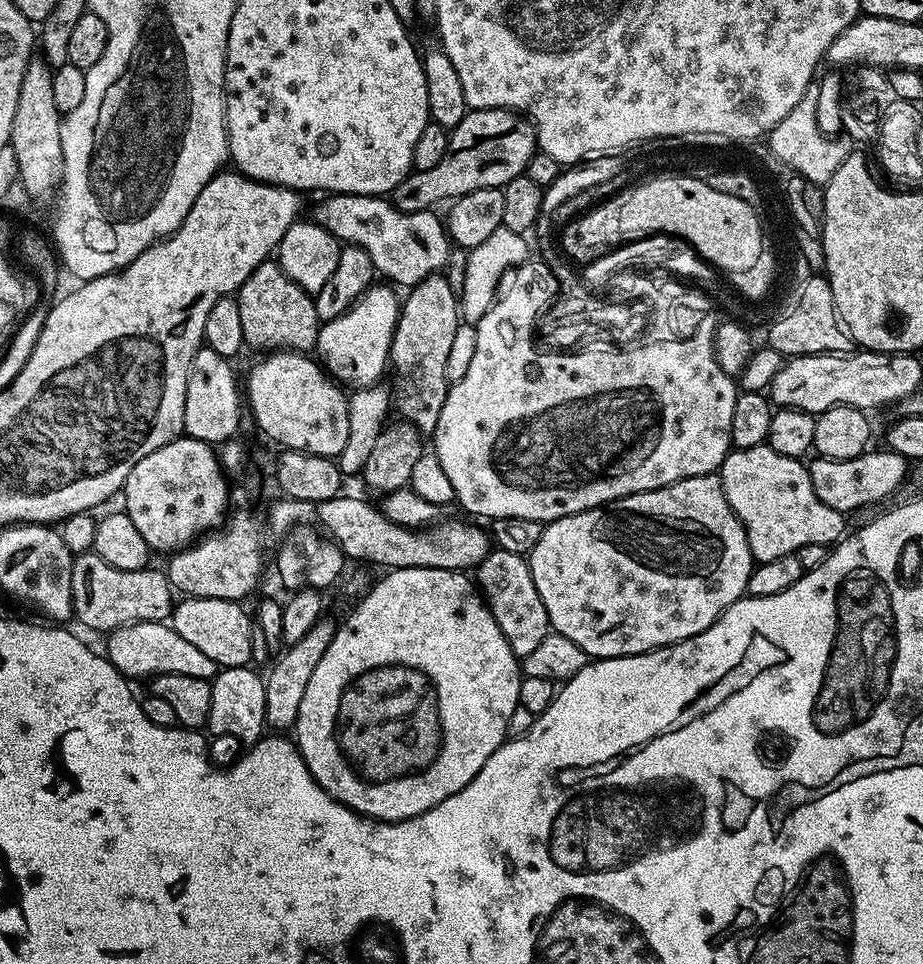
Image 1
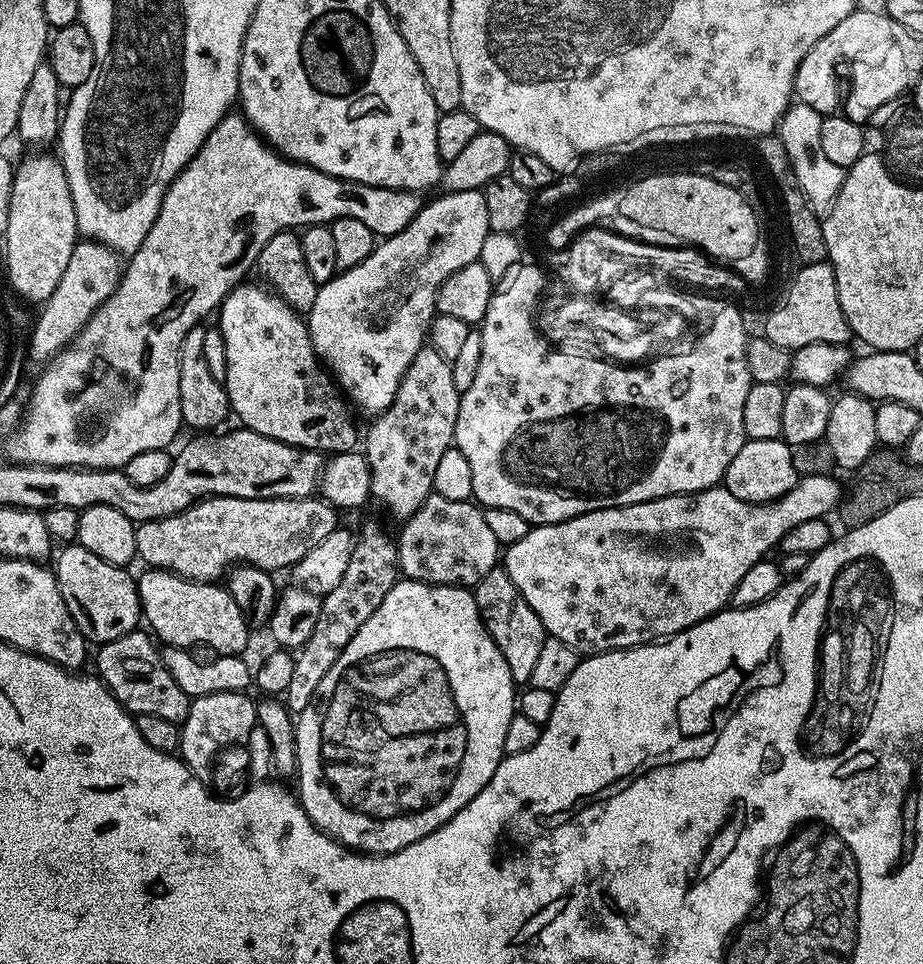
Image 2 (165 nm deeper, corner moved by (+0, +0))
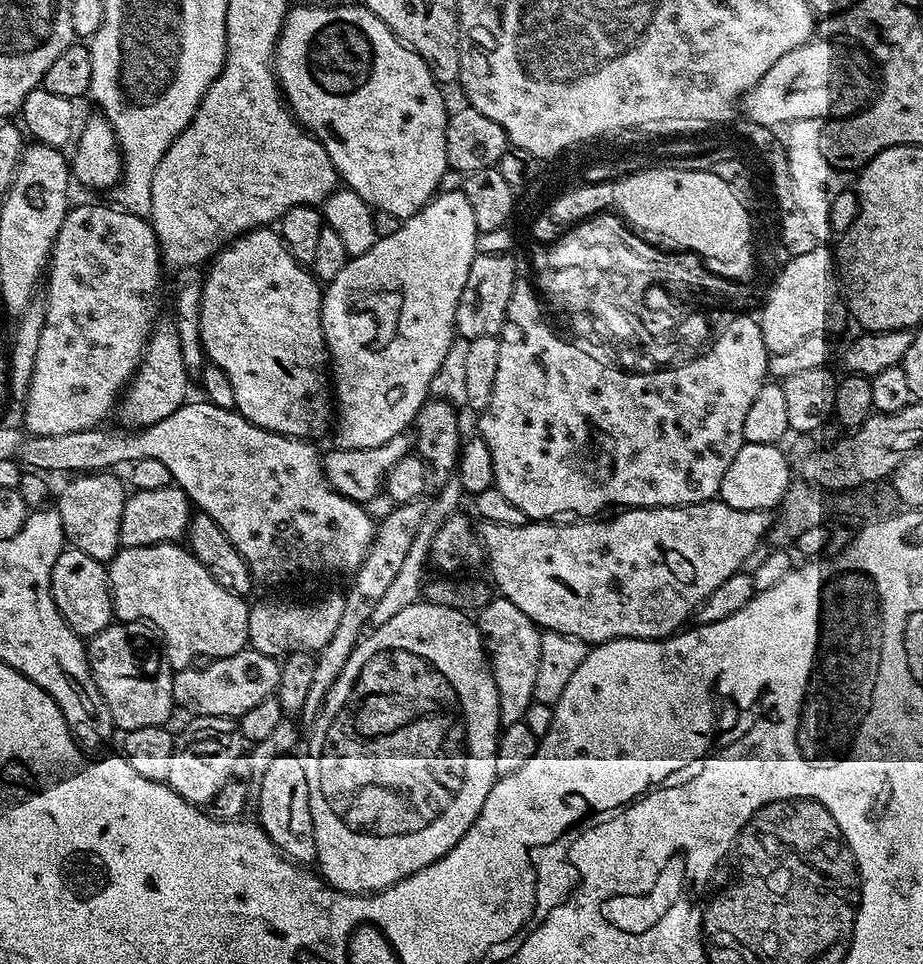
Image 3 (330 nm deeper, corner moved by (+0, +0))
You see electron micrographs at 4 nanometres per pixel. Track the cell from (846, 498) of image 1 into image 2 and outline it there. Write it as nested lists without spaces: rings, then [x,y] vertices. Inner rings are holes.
[[[821,474],[818,476],[800,476],[796,485],[780,497],[779,500],[769,500],[766,504],[751,504],[742,498],[734,498],[730,490],[723,486],[707,488],[704,492],[686,496],[667,496],[657,500],[647,500],[637,504],[627,504],[621,508],[599,508],[593,512],[587,512],[581,516],[575,516],[564,520],[560,524],[541,524],[529,527],[526,538],[518,538],[518,542],[507,545],[502,556],[502,567],[508,571],[514,586],[526,598],[530,610],[538,614],[545,633],[558,642],[566,642],[576,652],[581,654],[599,654],[601,652],[615,652],[618,648],[636,648],[639,644],[650,644],[659,641],[661,638],[676,636],[679,632],[685,632],[690,626],[708,619],[716,612],[721,611],[731,601],[734,594],[734,586],[742,582],[746,570],[754,566],[754,562],[765,559],[772,547],[779,545],[786,533],[794,530],[802,522],[810,522],[827,517],[828,511],[835,509],[842,500],[842,488],[832,477],[832,474]]]

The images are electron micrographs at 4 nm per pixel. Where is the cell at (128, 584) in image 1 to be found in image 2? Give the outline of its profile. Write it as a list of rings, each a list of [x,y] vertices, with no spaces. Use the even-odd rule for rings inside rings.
[[[75,542],[60,549],[54,556],[58,590],[85,641],[92,643],[93,640],[93,645],[99,646],[137,631],[139,624],[136,623],[142,620],[137,577],[131,576],[127,567],[119,568],[110,562],[102,562],[98,554],[90,554],[90,550]]]

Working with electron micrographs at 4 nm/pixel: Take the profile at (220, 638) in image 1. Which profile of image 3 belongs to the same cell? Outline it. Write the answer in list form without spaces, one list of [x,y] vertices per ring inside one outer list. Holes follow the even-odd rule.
[[[179,543],[174,544],[155,544],[154,546],[146,546],[145,548],[121,548],[112,561],[107,565],[108,584],[112,588],[112,611],[115,619],[120,622],[147,622],[152,625],[157,633],[164,635],[164,640],[168,643],[166,647],[166,655],[169,664],[173,669],[179,670],[189,667],[193,663],[195,656],[208,656],[204,658],[219,658],[222,656],[233,656],[244,651],[249,647],[248,642],[248,610],[249,605],[245,603],[236,593],[228,588],[223,588],[212,575],[209,574],[208,568],[202,566],[202,562],[198,562],[193,558],[187,547],[181,546]]]

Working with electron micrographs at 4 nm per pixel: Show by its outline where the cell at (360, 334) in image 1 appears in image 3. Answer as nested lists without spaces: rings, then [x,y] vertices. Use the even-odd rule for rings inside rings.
[[[464,191],[443,192],[407,217],[394,234],[380,236],[366,254],[351,257],[342,274],[323,289],[320,317],[324,346],[330,357],[334,408],[338,413],[334,420],[335,443],[341,448],[373,448],[401,435],[429,399],[431,379],[450,350],[456,332],[458,298],[462,298],[466,274],[470,274],[470,266],[478,254],[478,233]]]

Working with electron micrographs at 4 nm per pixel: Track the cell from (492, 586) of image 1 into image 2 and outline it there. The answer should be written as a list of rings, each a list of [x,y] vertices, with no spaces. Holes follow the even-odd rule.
[[[502,566],[494,567],[475,584],[474,595],[478,614],[490,638],[494,638],[494,646],[502,650],[502,658],[506,658],[506,666],[510,666],[513,684],[527,685],[546,635],[538,614],[530,610],[526,598],[522,598],[518,586],[514,586],[510,574]]]

